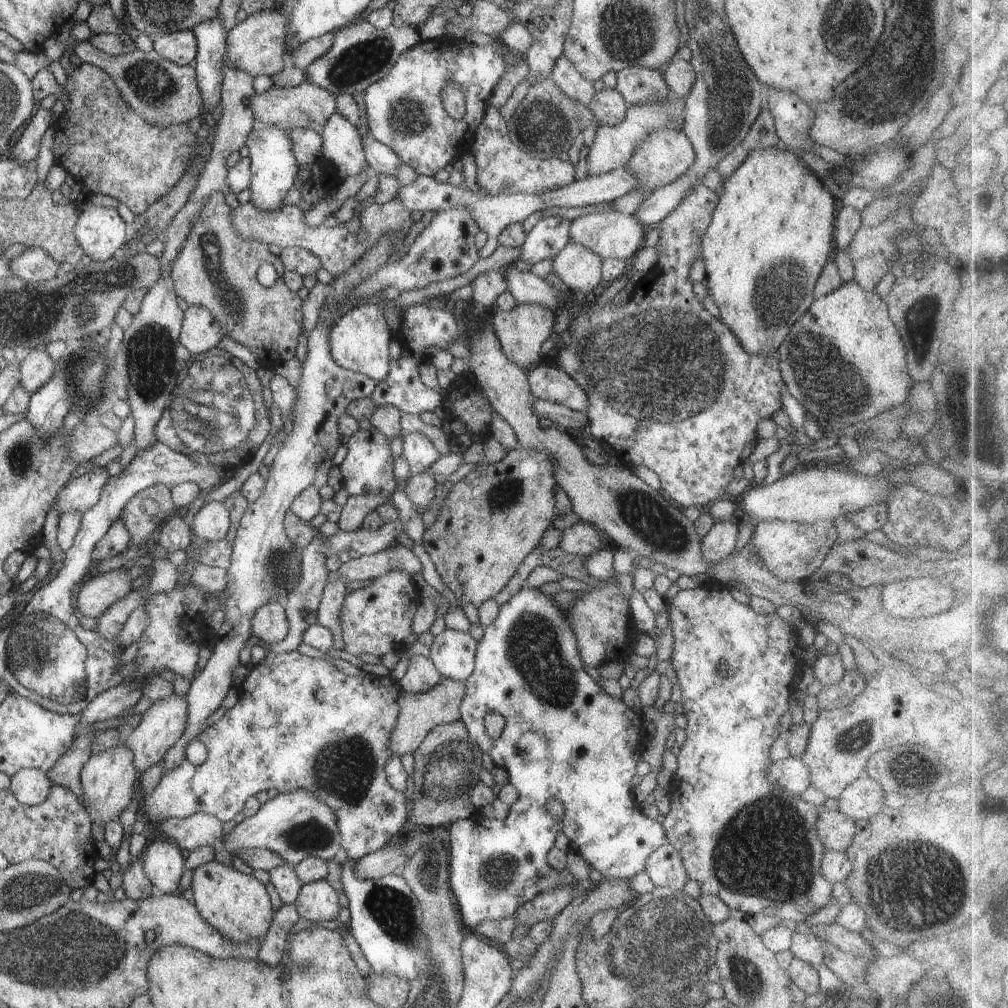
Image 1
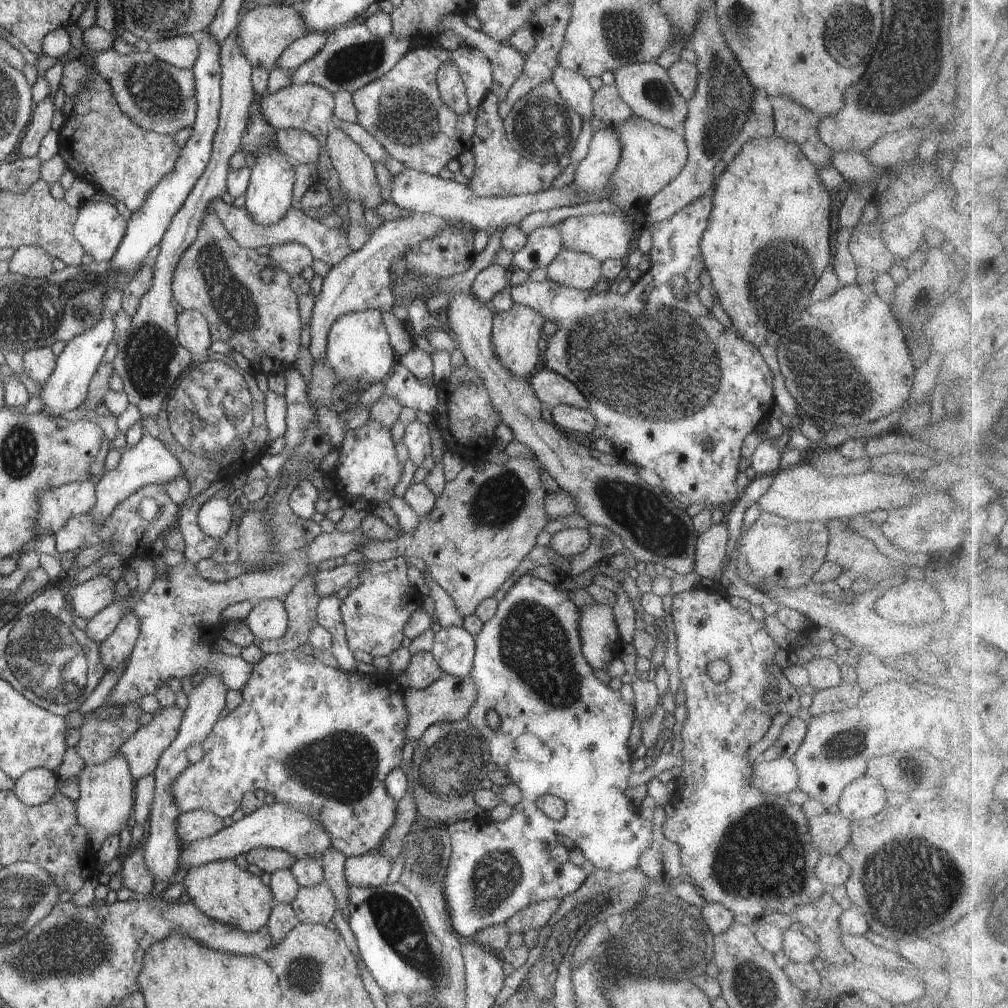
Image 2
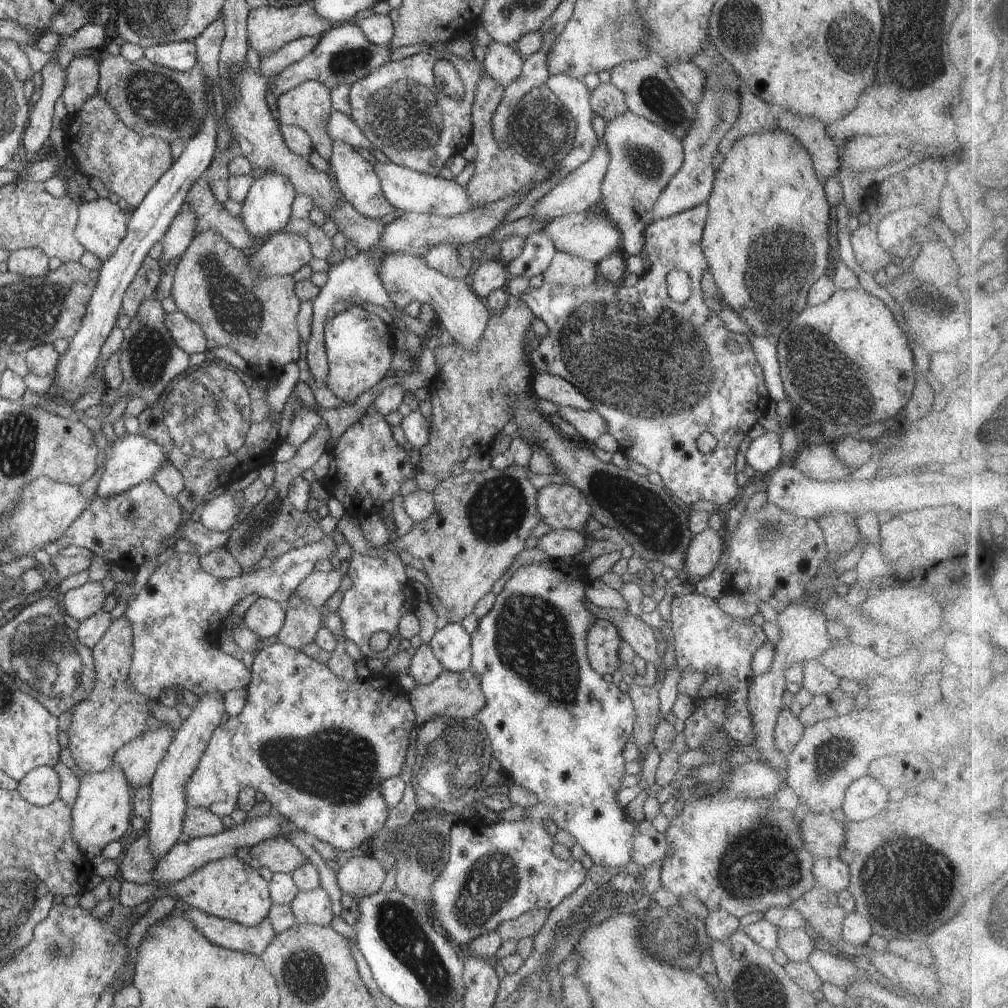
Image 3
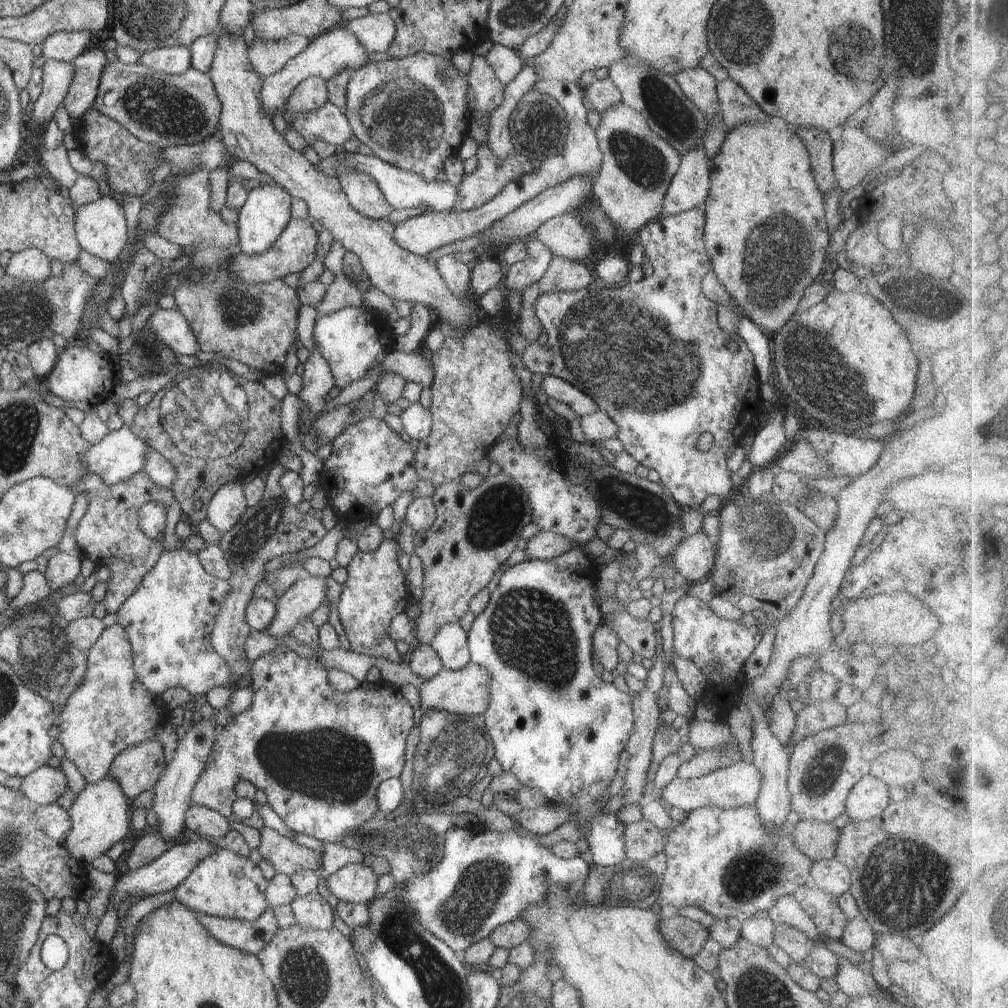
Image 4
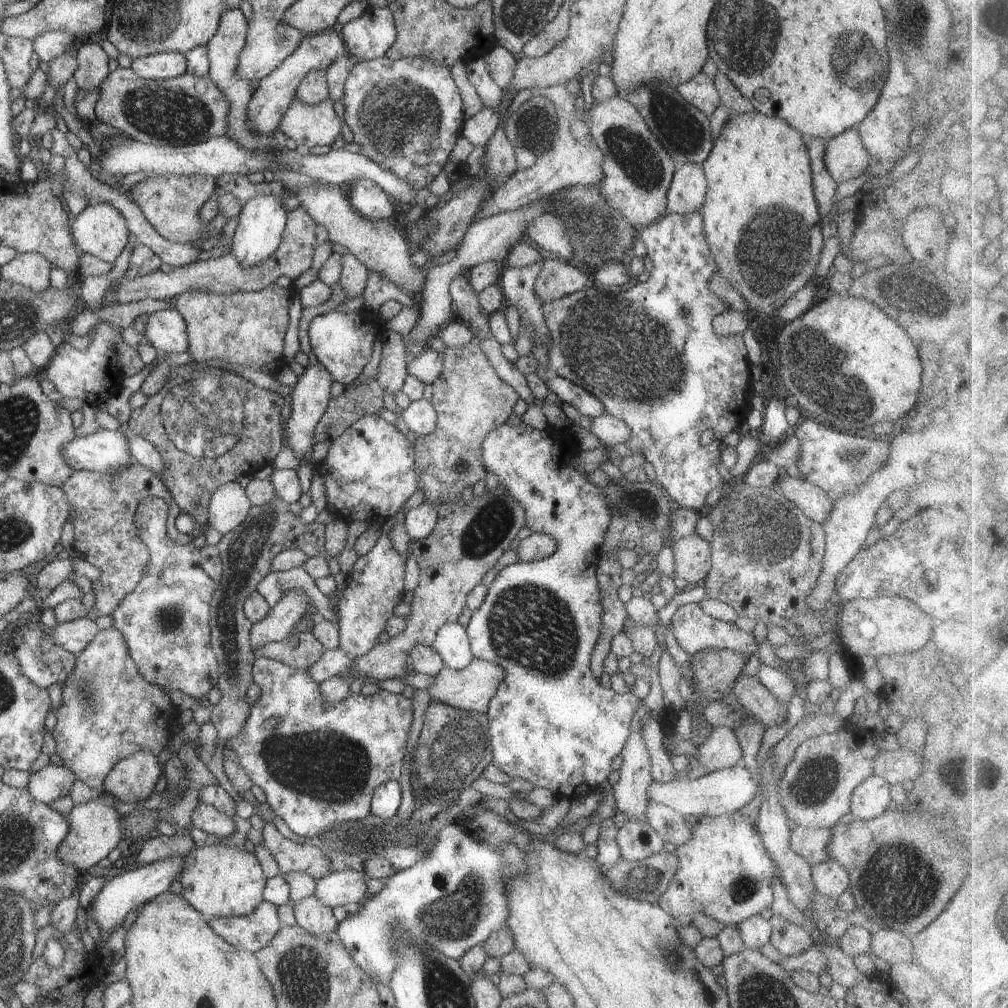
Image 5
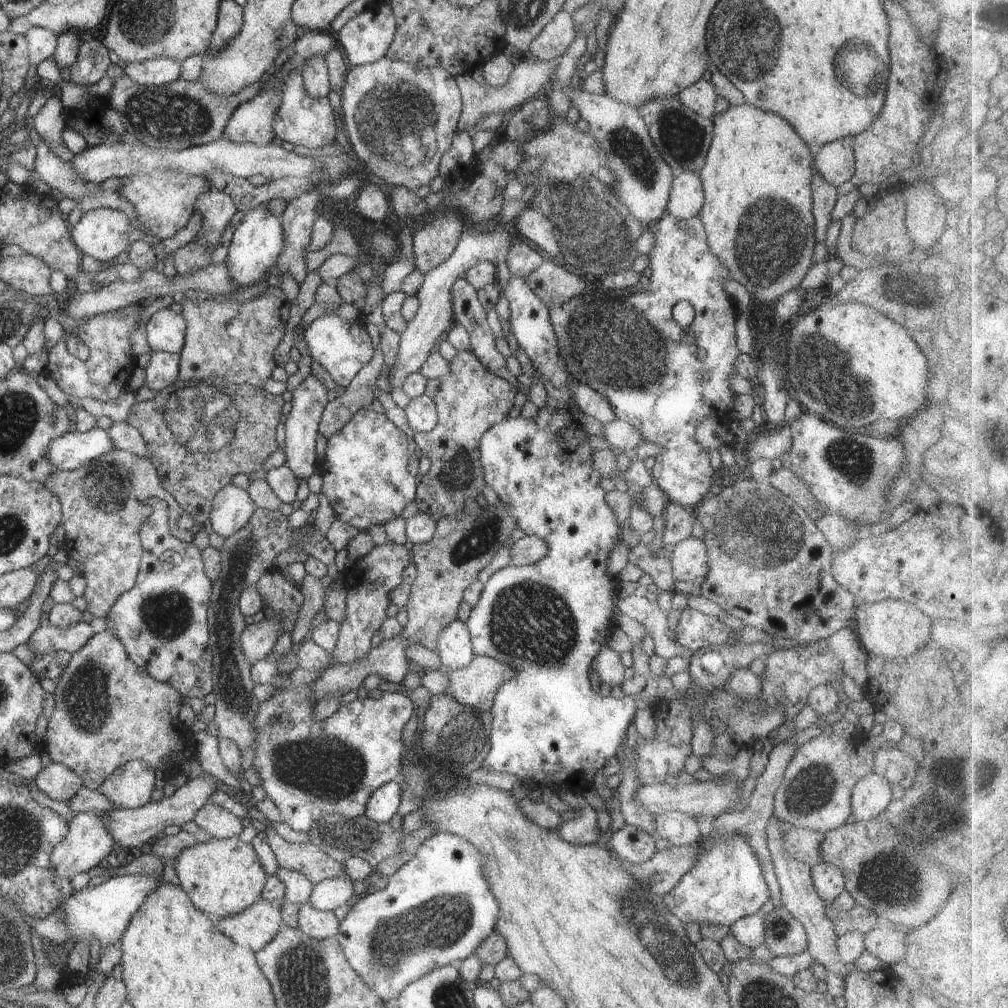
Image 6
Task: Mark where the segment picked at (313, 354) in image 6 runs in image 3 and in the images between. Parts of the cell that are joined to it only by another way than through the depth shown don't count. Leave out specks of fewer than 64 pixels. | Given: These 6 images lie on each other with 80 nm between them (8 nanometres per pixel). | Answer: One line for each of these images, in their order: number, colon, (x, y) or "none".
3: (359, 345)
4: (351, 339)
5: (342, 342)

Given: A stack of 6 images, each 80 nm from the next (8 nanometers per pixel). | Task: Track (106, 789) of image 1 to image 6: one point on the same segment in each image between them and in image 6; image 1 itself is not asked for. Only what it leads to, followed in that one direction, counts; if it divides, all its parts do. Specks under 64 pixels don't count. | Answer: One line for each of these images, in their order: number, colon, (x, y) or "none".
2: (105, 801)
3: (101, 813)
4: (99, 815)
5: (96, 829)
6: (88, 842)

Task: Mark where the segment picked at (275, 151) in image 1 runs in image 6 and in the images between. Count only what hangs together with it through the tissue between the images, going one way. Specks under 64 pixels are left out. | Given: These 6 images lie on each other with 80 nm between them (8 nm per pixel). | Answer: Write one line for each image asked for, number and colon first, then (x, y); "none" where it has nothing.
2: (268, 198)
3: (266, 210)
4: (265, 214)
5: (262, 220)
6: (257, 243)

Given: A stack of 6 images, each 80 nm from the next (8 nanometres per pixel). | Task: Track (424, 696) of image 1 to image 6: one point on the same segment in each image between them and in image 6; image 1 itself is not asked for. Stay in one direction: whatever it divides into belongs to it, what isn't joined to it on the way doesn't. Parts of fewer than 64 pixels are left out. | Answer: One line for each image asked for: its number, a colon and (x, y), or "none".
2: (450, 698)
3: (458, 695)
4: (465, 691)
5: (472, 688)
6: (475, 685)

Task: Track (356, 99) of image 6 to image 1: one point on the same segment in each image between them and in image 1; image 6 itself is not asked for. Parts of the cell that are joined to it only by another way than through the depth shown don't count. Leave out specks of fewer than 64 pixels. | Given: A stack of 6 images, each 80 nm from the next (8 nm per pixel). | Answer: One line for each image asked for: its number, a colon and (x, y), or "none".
1: (404, 110)
2: (402, 109)
3: (397, 106)
4: (411, 117)
5: (405, 114)

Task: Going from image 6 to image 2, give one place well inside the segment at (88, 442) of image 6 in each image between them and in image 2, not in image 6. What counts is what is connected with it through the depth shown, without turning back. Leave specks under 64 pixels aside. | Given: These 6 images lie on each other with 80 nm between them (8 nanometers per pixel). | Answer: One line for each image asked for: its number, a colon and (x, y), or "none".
2: (149, 461)
3: (131, 459)
4: (120, 455)
5: (105, 450)

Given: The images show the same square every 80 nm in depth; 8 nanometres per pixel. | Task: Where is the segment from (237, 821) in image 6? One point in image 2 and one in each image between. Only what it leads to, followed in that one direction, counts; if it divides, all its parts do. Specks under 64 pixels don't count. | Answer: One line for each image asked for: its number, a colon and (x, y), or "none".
2: (194, 825)
3: (198, 822)
4: (199, 820)
5: (206, 817)

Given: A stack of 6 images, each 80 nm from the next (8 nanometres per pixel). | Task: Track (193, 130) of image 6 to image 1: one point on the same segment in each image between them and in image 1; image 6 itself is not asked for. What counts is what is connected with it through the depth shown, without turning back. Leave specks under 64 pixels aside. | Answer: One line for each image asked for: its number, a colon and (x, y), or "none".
1: (162, 92)
2: (160, 98)
3: (156, 102)
4: (164, 110)
5: (185, 110)

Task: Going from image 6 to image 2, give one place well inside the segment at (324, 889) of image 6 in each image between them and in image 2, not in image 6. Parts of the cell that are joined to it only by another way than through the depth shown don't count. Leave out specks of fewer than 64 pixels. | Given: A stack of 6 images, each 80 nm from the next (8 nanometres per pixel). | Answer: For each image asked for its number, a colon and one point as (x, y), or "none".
2: (371, 870)
3: (361, 876)
4: (356, 883)
5: (338, 888)

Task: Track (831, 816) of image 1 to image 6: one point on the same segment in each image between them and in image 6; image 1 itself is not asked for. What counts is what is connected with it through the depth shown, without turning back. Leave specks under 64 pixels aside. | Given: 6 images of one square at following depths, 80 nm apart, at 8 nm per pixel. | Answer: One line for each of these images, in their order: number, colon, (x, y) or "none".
2: (831, 833)
3: (823, 836)
4: (817, 841)
5: (810, 843)
6: (801, 844)

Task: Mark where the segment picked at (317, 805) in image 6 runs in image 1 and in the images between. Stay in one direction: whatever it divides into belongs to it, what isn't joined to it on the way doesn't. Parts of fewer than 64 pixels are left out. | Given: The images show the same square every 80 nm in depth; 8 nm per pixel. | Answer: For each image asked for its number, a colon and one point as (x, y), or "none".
1: (299, 723)
2: (322, 741)
3: (318, 747)
4: (319, 755)
5: (318, 764)

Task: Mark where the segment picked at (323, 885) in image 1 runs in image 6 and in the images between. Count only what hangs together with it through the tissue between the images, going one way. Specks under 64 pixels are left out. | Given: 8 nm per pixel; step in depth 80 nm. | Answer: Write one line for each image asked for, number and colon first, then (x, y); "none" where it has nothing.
2: (316, 905)
3: (313, 907)
4: (313, 911)
5: (310, 913)
6: (321, 925)

